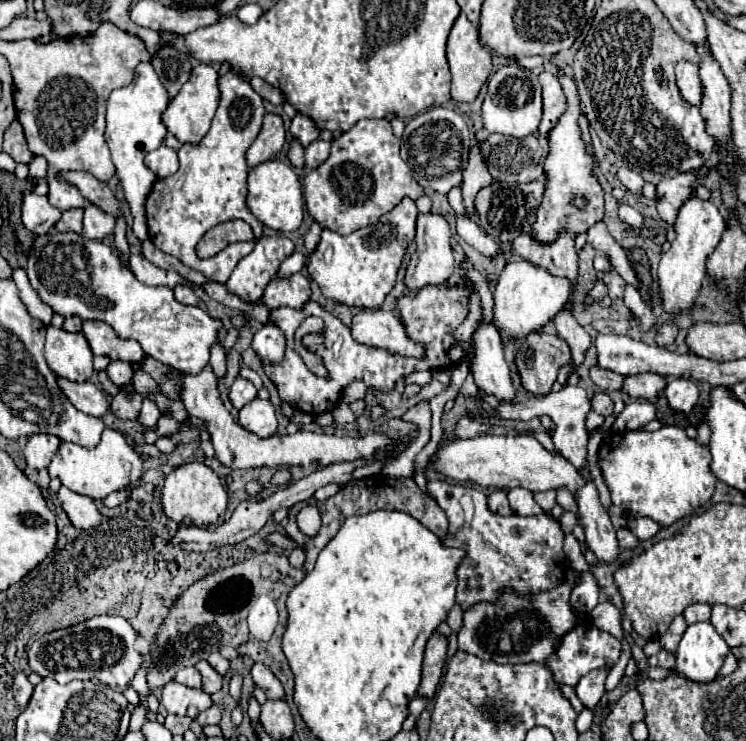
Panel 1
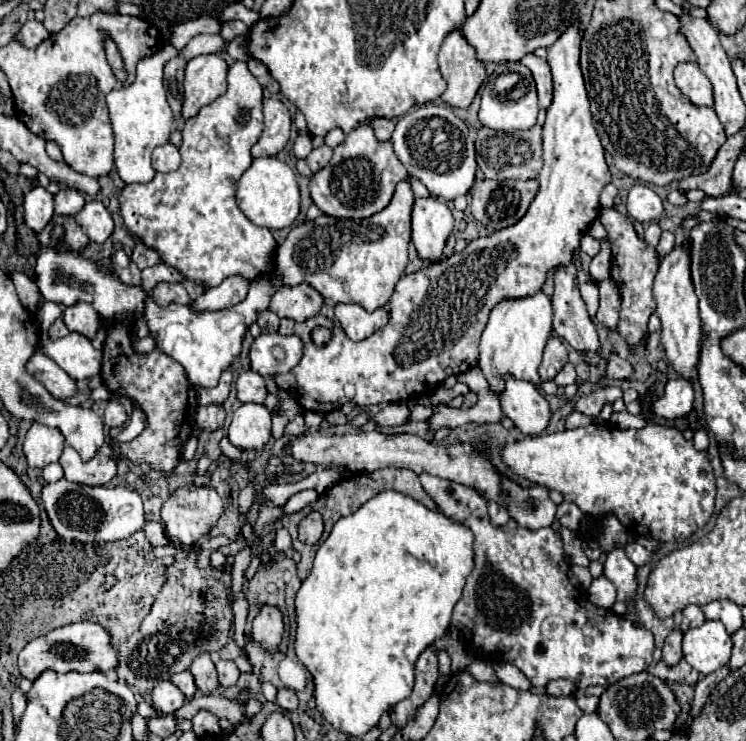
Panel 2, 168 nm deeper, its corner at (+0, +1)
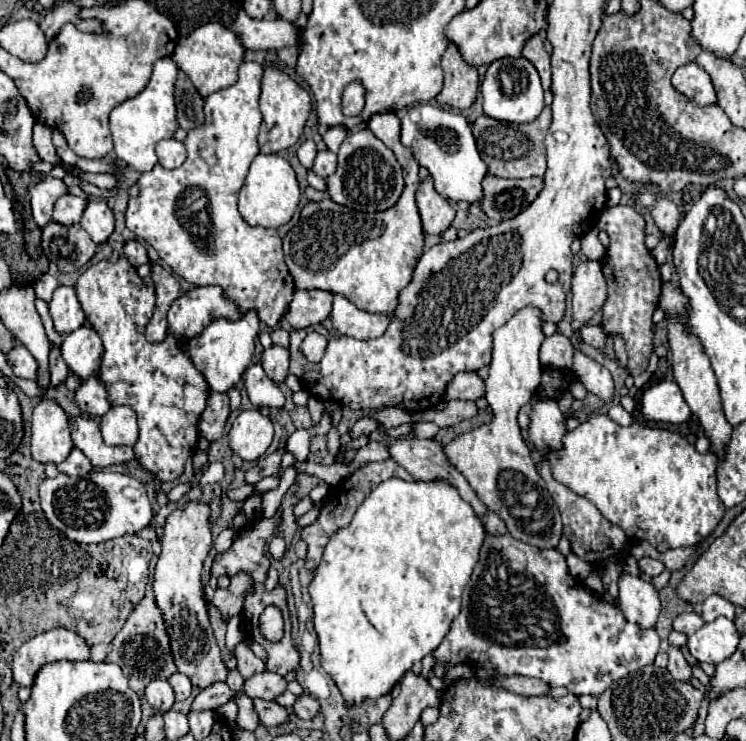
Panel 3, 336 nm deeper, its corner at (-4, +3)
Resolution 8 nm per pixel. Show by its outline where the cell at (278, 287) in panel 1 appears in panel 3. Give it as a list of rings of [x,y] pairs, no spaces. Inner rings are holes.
[[[294,290],[284,318],[292,328],[306,328],[324,322],[332,310],[332,294],[324,290]]]

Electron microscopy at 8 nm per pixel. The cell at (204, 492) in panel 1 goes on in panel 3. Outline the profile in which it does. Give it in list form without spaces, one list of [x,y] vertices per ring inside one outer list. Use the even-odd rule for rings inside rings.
[[[188,502],[176,508],[164,526],[160,538],[162,554],[154,570],[154,594],[162,608],[166,628],[170,632],[170,644],[178,672],[186,674],[194,686],[208,688],[216,682],[224,682],[228,668],[220,656],[220,648],[214,640],[214,632],[208,620],[206,602],[202,600],[200,572],[204,558],[212,546],[210,536],[210,506],[204,502]]]

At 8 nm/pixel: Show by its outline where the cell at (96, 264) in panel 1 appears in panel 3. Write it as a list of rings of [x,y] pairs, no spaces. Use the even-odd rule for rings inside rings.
[[[254,310],[244,312],[238,320],[216,318],[198,336],[184,340],[184,352],[196,366],[196,370],[206,378],[210,390],[226,392],[238,384],[242,372],[248,368],[254,354],[254,340],[260,330],[260,318]]]

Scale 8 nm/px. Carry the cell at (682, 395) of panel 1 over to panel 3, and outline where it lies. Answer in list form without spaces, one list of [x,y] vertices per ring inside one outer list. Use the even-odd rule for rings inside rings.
[[[668,380],[652,384],[650,388],[644,390],[642,414],[646,420],[670,422],[670,424],[682,424],[692,416],[690,406],[682,398],[680,386]]]

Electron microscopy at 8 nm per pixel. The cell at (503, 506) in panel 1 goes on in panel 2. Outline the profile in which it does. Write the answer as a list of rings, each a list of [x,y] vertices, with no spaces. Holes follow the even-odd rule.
[[[490,502],[488,504],[488,514],[490,514],[490,522],[494,524],[494,526],[504,526],[510,518],[508,518],[508,512],[504,510],[504,508],[500,508],[498,504],[494,504],[494,502]]]

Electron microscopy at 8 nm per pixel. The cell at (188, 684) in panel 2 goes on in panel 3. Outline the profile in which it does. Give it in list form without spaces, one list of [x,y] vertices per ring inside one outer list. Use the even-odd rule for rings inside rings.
[[[176,672],[176,674],[172,674],[172,676],[168,678],[168,682],[172,684],[172,688],[174,688],[174,692],[176,692],[176,700],[178,700],[178,702],[186,700],[186,698],[192,694],[192,684],[190,684],[190,678],[188,678],[188,676],[184,676],[184,674]]]

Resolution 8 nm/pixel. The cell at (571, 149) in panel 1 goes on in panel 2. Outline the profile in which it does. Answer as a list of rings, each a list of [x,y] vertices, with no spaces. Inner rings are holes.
[[[574,20],[572,26],[568,26],[562,32],[558,42],[554,42],[554,46],[548,48],[548,64],[554,78],[554,98],[546,110],[546,122],[542,134],[544,166],[538,176],[540,190],[534,202],[530,204],[530,210],[514,226],[498,230],[492,236],[476,238],[468,242],[468,246],[462,252],[454,252],[452,256],[428,264],[418,272],[404,274],[390,298],[390,322],[382,330],[378,330],[378,334],[372,334],[362,342],[348,340],[344,330],[336,322],[320,314],[302,324],[286,318],[280,322],[278,330],[280,334],[284,336],[298,334],[304,340],[302,360],[288,374],[274,376],[276,384],[282,390],[288,390],[300,406],[304,406],[310,412],[328,414],[332,410],[338,410],[348,400],[364,408],[372,404],[416,400],[422,394],[424,396],[432,394],[436,390],[434,386],[438,386],[444,378],[458,376],[478,364],[480,334],[488,322],[490,310],[498,302],[502,302],[502,298],[526,298],[530,294],[538,294],[538,290],[542,290],[546,282],[548,272],[554,272],[558,266],[568,266],[572,262],[572,250],[578,248],[580,238],[588,232],[588,226],[600,214],[600,192],[612,180],[604,160],[604,148],[594,130],[584,78],[580,72],[580,42],[582,42],[580,22]],[[318,326],[330,328],[332,332],[330,342],[324,346],[316,346],[312,342],[312,330]]]

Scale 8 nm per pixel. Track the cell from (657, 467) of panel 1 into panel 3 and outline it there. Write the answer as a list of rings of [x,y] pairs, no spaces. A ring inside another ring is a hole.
[[[606,414],[592,416],[578,428],[570,430],[562,438],[562,448],[550,450],[548,460],[552,466],[552,476],[568,486],[578,496],[590,500],[600,514],[620,526],[632,540],[648,540],[658,552],[670,548],[694,546],[702,542],[724,516],[724,504],[716,492],[716,464],[718,458],[712,450],[706,454],[696,452],[696,448],[680,434],[660,428],[650,428],[642,424],[620,426]]]

